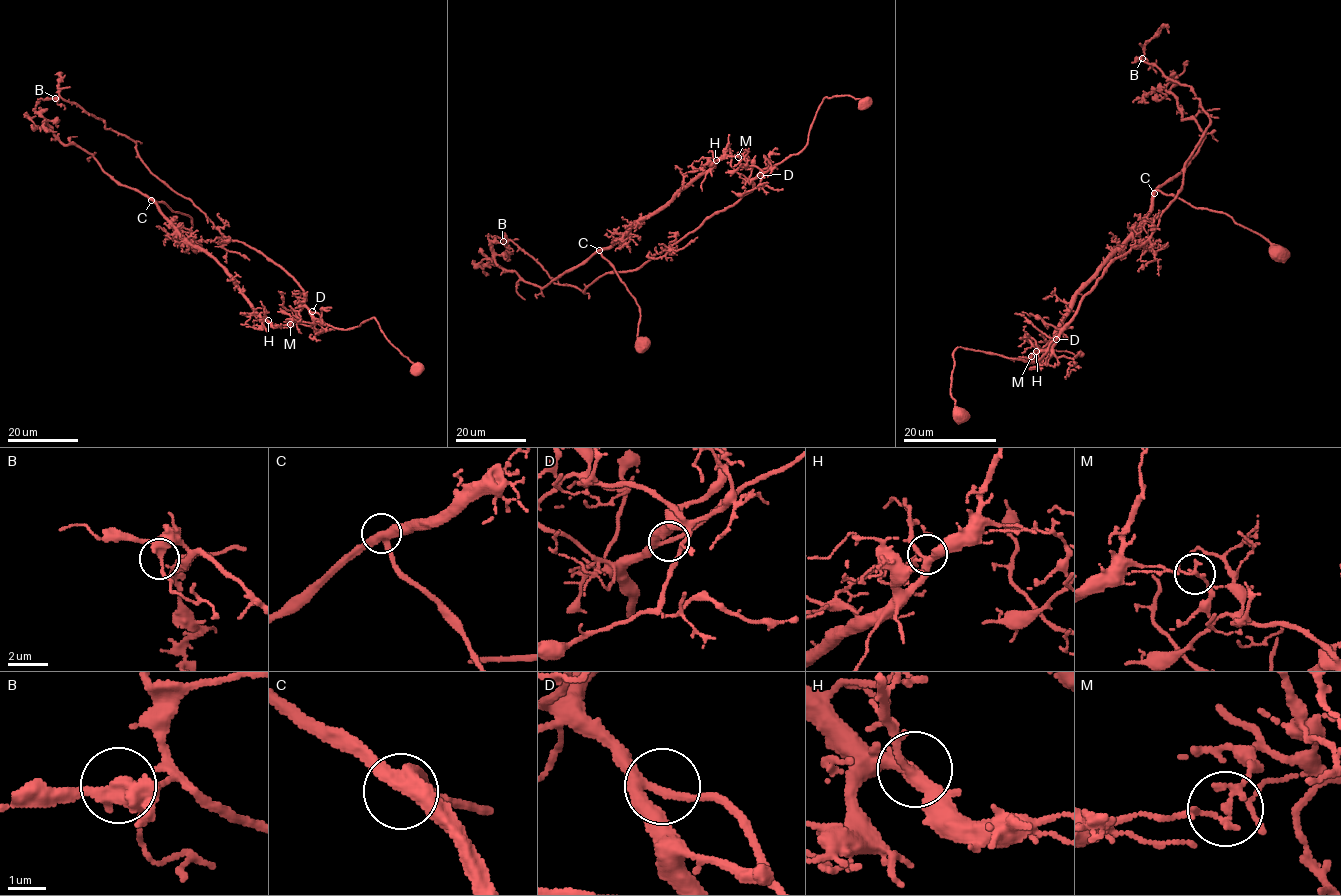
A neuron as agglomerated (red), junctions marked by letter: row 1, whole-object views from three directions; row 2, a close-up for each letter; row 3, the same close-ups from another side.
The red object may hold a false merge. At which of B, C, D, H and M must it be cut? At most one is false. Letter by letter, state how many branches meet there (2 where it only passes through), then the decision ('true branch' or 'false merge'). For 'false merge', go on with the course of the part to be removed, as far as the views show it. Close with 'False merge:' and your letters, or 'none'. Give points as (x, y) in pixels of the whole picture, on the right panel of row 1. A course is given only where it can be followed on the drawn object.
B: 3 | true branch
C: 3 | true branch
D: 3 | true branch
H: 3 | true branch
M: 3 | false merge | (1032, 356), (1051, 353), (1104, 271), (1157, 225), (1210, 123), (1190, 87), (1141, 59), (1162, 27), (1169, 33)
False merge: M

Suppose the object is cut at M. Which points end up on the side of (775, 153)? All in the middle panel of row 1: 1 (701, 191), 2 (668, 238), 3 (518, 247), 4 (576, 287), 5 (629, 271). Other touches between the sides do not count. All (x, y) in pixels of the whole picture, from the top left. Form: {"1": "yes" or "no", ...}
{"1": "no", "2": "yes", "3": "yes", "4": "yes", "5": "yes"}

